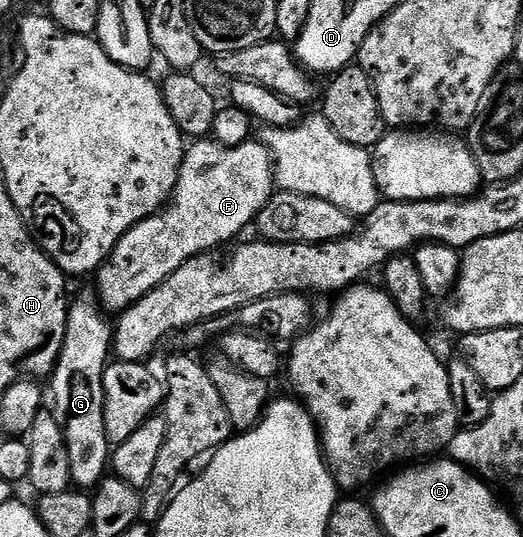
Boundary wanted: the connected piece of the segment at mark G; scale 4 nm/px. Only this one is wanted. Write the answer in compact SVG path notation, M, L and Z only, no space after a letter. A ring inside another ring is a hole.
M81 300L70 303L69 321L65 327L63 350L59 354L57 364L53 367L51 383L53 383L53 405L51 411L59 422L63 438L67 444L67 459L71 464L73 484L81 490L93 490L105 479L111 464L111 445L105 429L105 387L103 378L105 369L111 363L114 325L108 324L106 313L96 303L88 304Z

